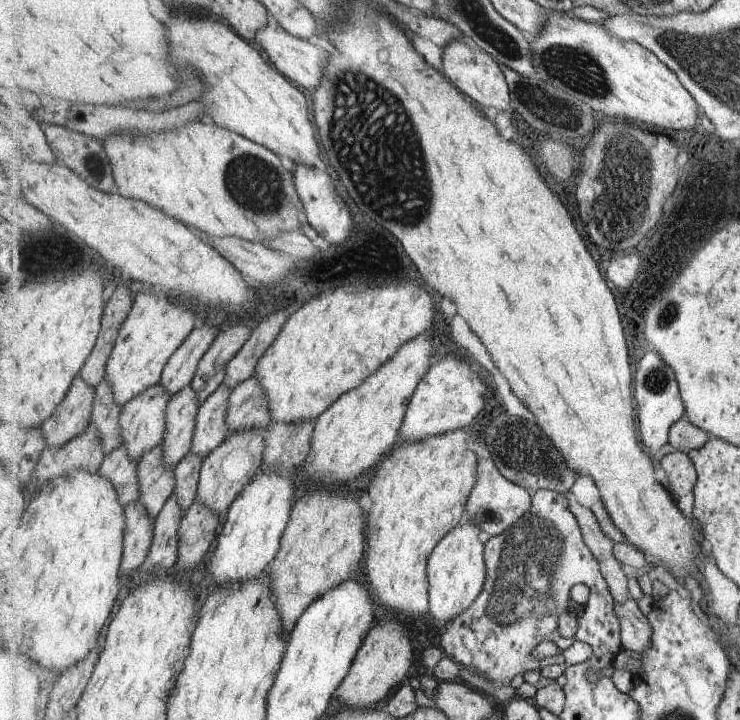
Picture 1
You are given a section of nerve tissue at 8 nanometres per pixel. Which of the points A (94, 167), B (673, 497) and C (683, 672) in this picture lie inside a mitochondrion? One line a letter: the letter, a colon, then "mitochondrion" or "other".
A: mitochondrion
B: other
C: other

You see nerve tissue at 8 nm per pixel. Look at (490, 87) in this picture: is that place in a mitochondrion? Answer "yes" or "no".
no

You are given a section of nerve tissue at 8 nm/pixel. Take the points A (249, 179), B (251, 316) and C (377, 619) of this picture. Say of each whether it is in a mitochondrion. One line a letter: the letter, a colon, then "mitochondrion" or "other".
A: mitochondrion
B: other
C: other

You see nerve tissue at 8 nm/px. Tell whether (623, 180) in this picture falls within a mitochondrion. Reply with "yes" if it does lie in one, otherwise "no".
yes

